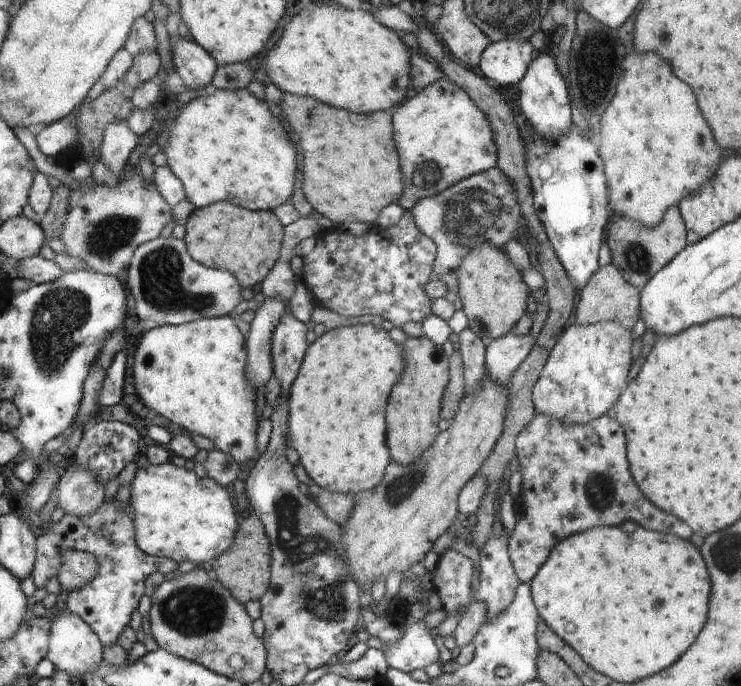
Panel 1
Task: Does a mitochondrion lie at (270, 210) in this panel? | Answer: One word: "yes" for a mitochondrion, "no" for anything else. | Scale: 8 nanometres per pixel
no

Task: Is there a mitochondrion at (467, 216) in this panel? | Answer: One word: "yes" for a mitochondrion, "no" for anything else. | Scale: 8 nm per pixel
yes

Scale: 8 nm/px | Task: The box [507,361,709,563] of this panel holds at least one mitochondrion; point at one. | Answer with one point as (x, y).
(600, 489)

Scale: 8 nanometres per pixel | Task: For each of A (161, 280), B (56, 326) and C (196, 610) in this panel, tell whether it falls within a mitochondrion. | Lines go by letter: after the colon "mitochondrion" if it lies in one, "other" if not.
A: mitochondrion
B: mitochondrion
C: mitochondrion

